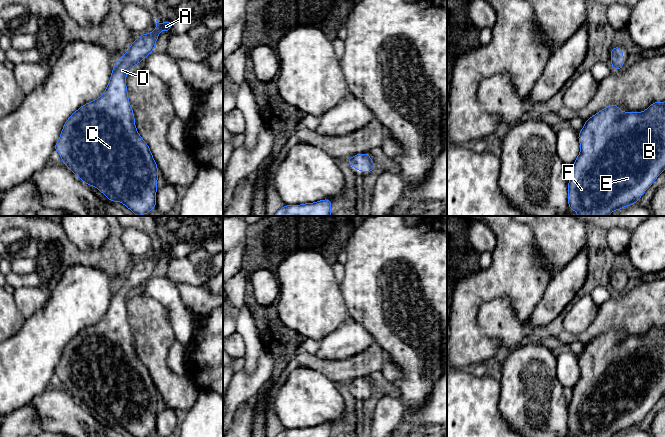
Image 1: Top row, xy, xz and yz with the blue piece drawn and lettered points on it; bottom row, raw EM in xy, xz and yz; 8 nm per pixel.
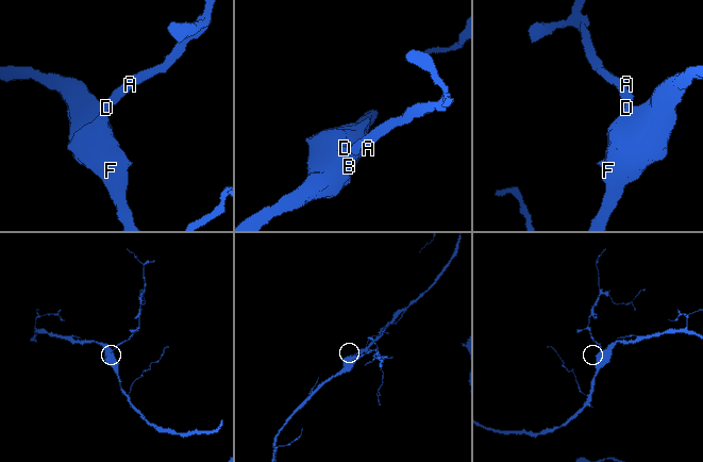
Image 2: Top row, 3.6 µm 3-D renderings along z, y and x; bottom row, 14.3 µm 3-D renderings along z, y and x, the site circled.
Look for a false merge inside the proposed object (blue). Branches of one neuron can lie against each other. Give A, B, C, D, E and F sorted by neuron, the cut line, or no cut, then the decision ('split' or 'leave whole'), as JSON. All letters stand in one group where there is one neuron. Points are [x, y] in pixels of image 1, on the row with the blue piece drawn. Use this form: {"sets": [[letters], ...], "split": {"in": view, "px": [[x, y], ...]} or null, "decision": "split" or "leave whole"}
{"sets": [["A", "B", "C", "D", "E", "F"]], "split": null, "decision": "leave whole"}

